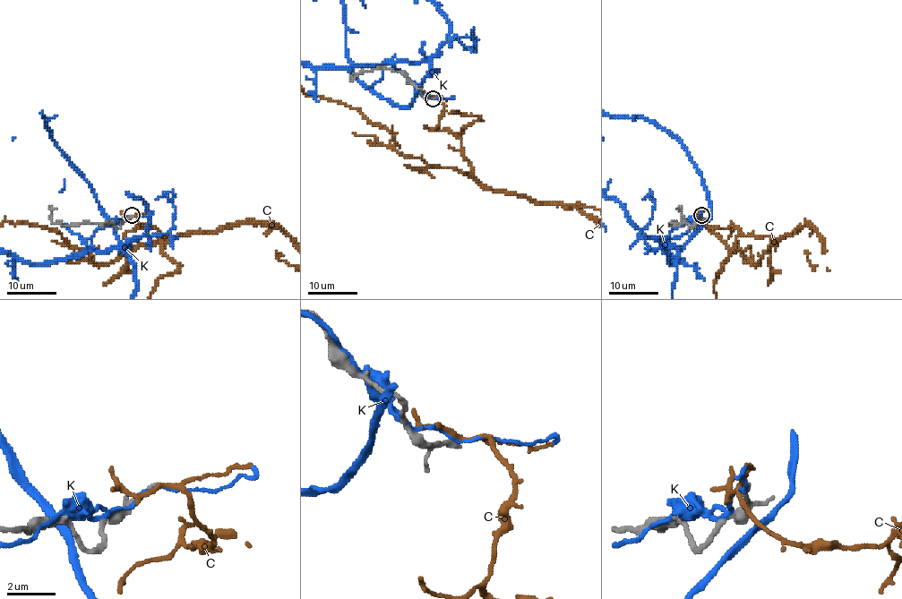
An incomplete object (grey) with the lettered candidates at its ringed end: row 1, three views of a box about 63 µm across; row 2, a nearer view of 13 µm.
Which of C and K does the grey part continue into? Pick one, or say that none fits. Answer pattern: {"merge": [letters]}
{"merge": []}

